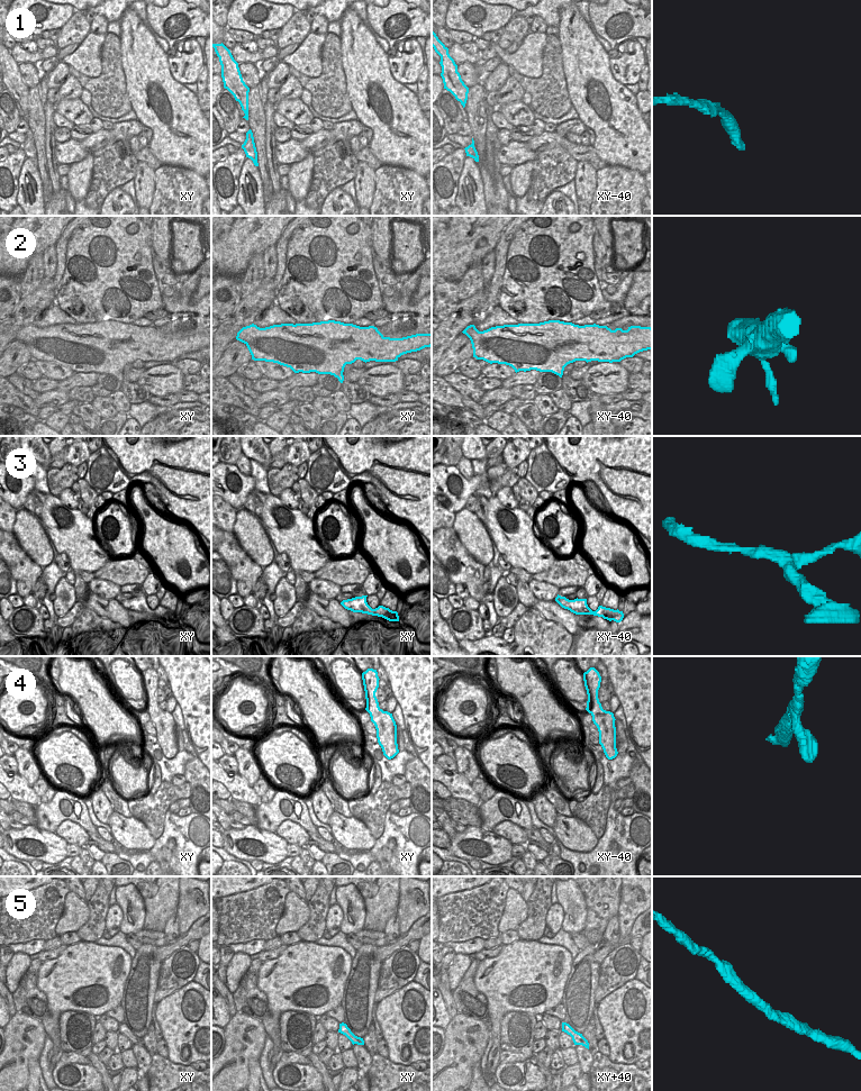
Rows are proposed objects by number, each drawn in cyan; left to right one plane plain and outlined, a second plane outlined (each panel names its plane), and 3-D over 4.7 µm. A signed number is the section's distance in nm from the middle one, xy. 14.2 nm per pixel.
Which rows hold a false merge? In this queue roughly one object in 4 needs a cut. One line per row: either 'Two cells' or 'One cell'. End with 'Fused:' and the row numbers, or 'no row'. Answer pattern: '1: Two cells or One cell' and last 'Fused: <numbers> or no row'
1: One cell
2: One cell
3: One cell
4: One cell
5: One cell
Fused: no row.

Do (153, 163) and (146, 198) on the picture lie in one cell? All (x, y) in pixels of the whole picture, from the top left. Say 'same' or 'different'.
different

